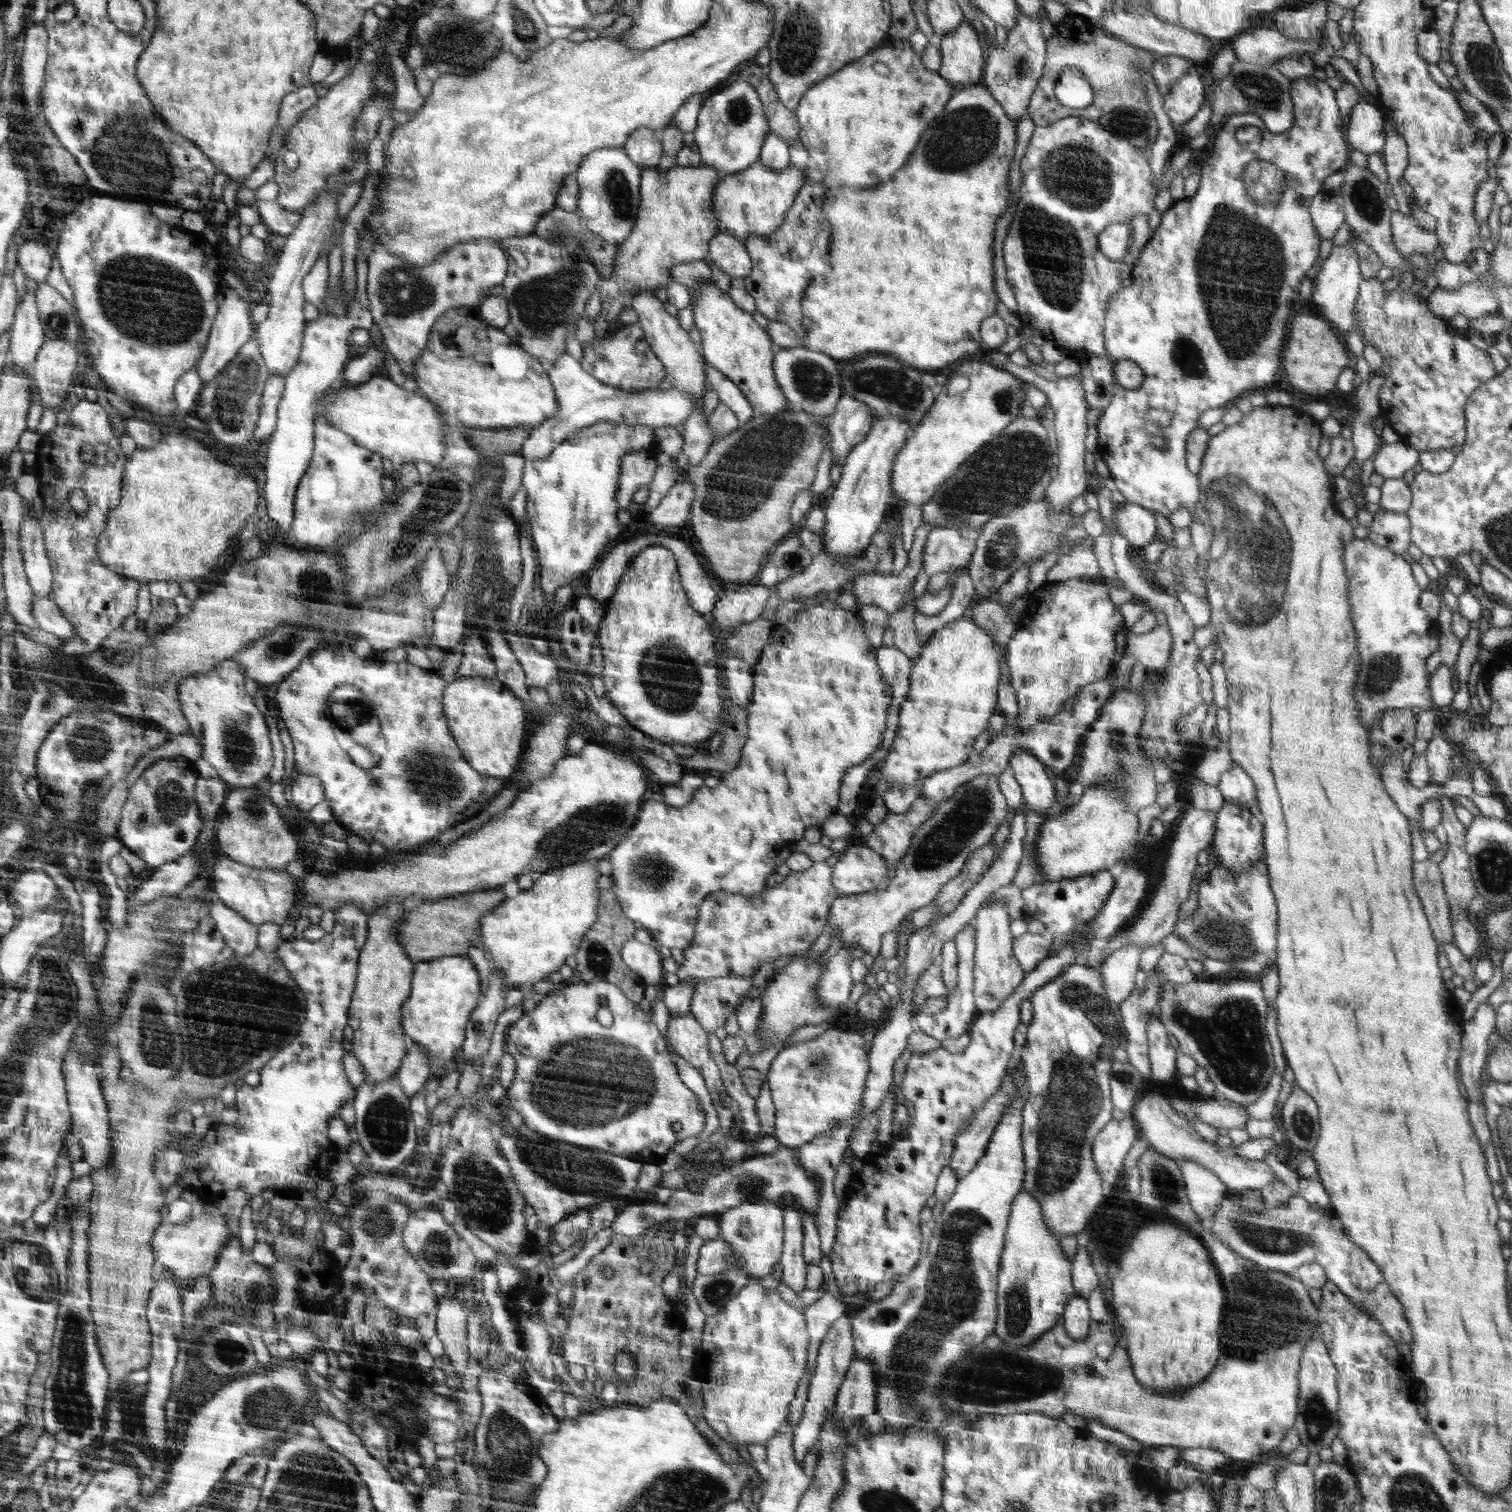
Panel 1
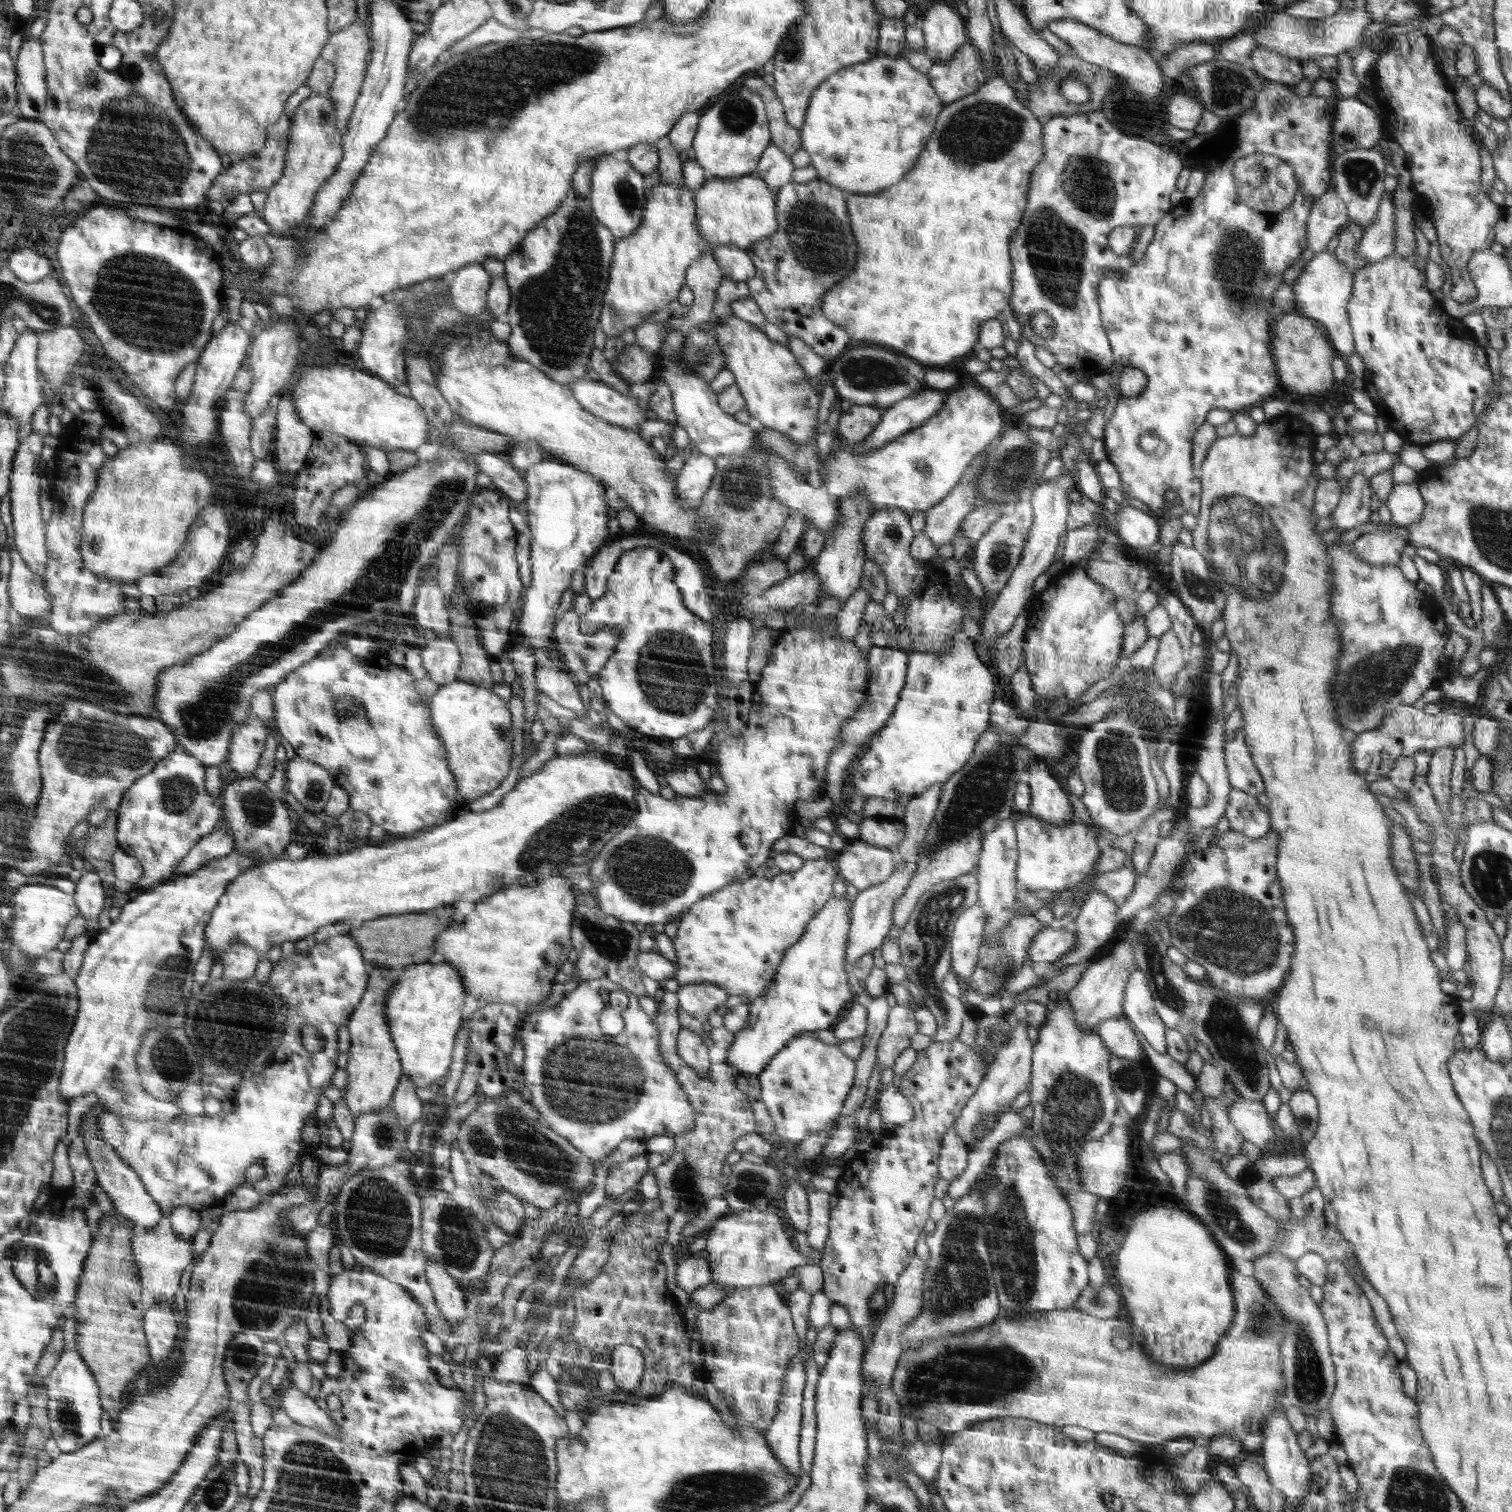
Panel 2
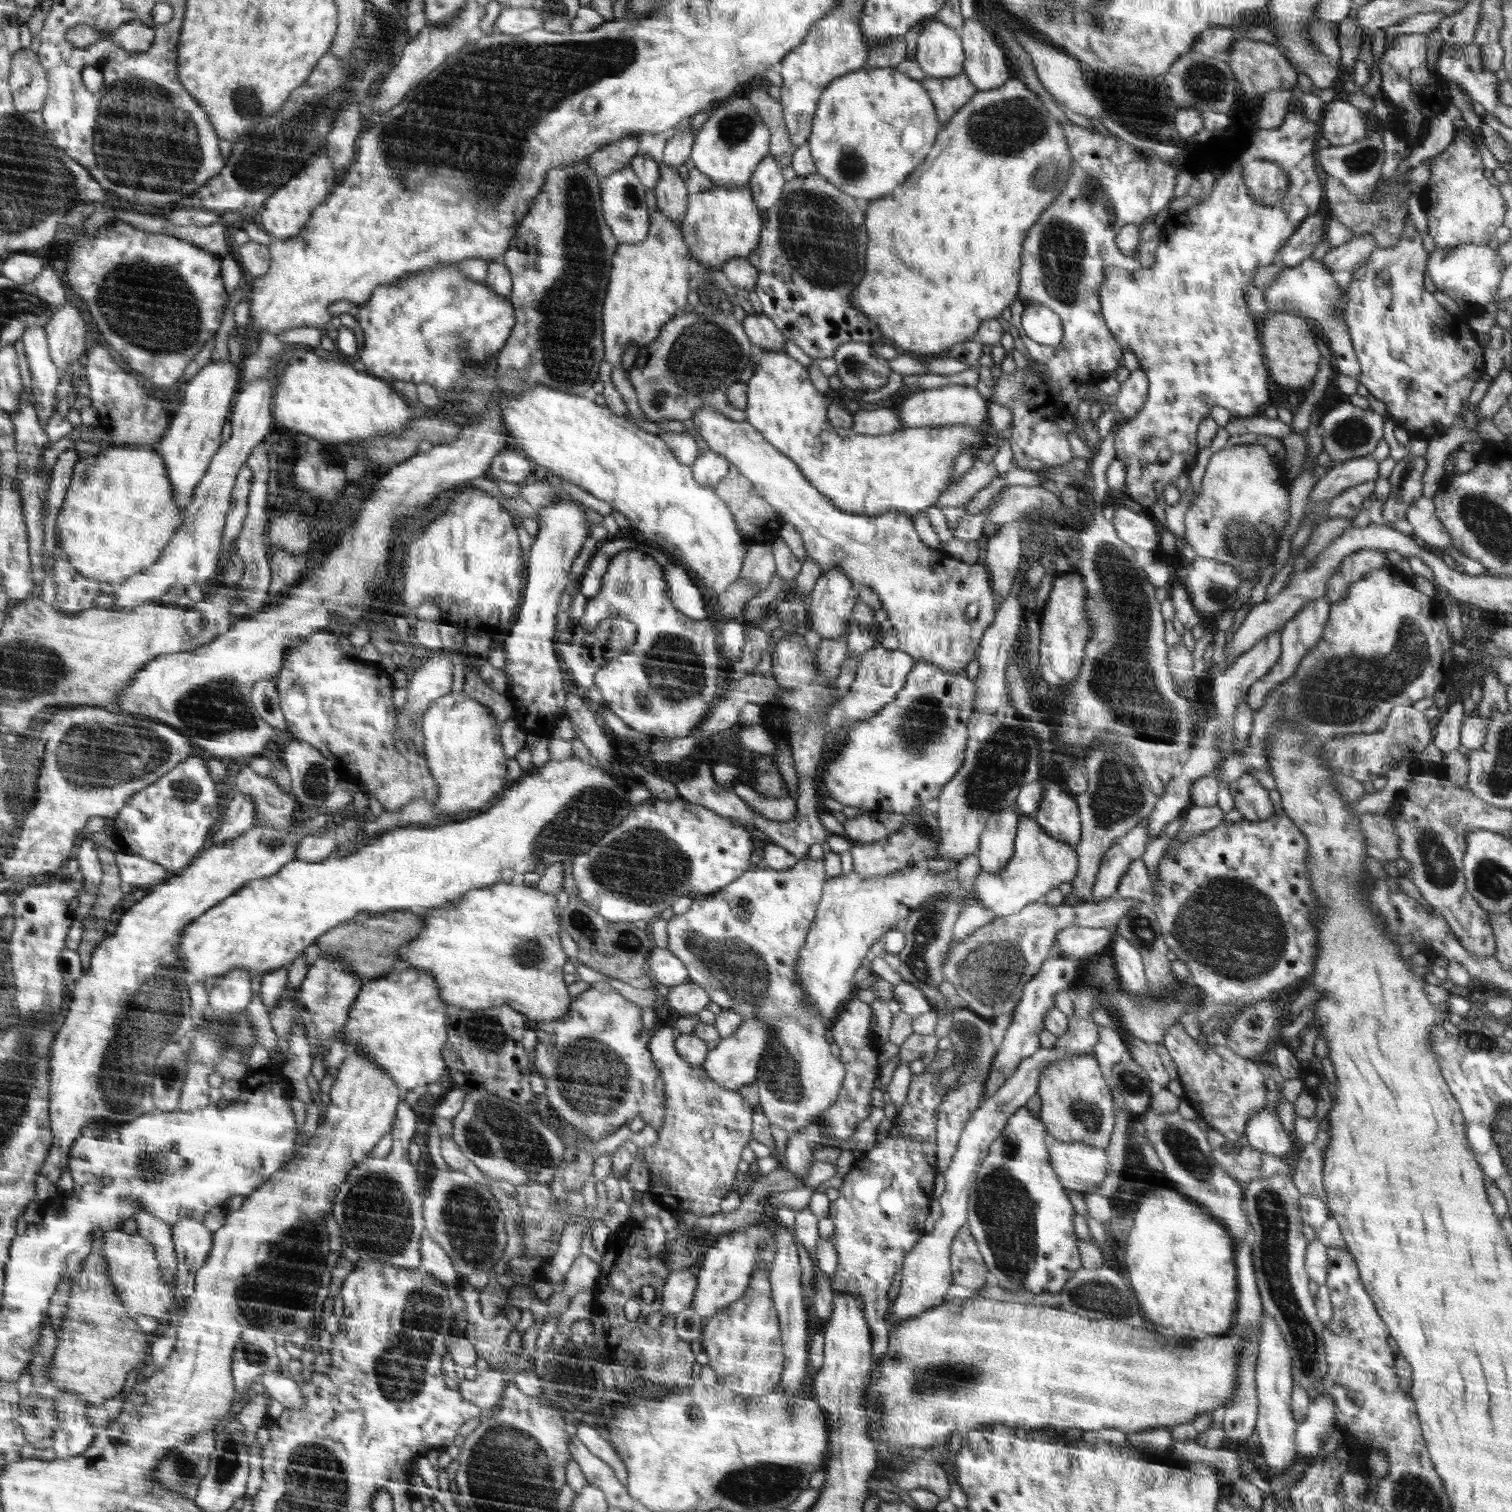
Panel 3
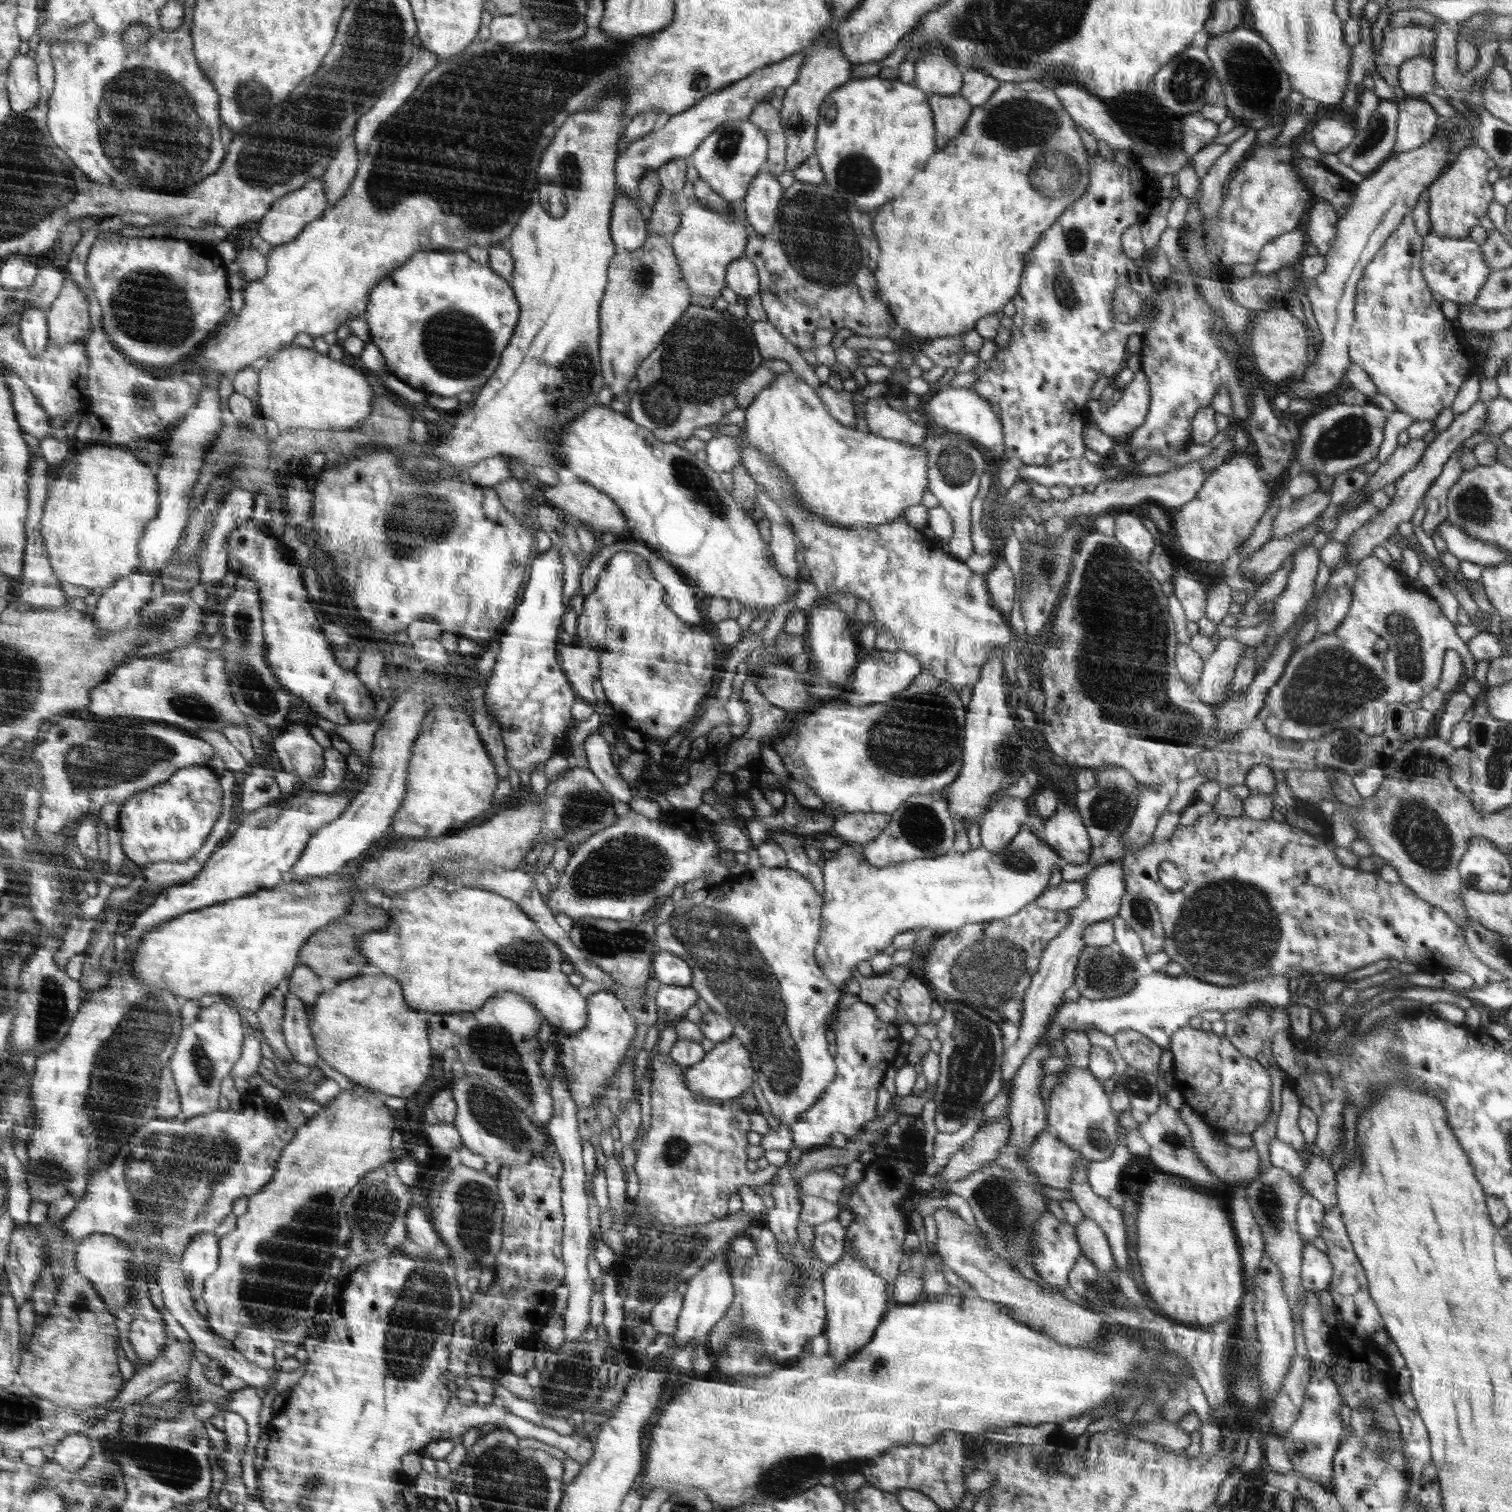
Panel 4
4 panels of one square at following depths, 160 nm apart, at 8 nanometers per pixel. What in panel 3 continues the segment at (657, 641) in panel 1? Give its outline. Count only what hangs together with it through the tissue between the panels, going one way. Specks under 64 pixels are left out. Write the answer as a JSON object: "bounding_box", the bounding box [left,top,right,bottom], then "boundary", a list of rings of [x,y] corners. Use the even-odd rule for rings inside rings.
{"bounding_box":[578,549,718,740],"boundary":[[[638,549],[621,551],[611,561],[603,576],[603,586],[599,594],[587,599],[584,614],[578,620],[584,631],[594,632],[603,620],[612,617],[626,617],[636,625],[635,643],[620,656],[605,664],[594,677],[594,684],[602,698],[620,720],[628,726],[649,734],[655,740],[682,739],[691,734],[690,730],[708,714],[714,694],[716,694],[716,674],[718,674],[718,648],[716,632],[707,620],[694,620],[681,613],[674,605],[667,585],[666,573],[659,562],[641,553]]]}

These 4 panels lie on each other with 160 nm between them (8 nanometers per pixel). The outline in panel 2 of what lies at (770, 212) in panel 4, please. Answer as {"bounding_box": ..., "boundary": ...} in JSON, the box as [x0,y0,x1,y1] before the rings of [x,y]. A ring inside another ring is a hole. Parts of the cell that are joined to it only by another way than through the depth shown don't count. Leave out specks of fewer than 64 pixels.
{"bounding_box":[754,145,795,193],"boundary":[[[771,145],[760,157],[758,169],[754,171],[768,185],[773,193],[789,183],[795,166],[790,157],[777,146]]]}

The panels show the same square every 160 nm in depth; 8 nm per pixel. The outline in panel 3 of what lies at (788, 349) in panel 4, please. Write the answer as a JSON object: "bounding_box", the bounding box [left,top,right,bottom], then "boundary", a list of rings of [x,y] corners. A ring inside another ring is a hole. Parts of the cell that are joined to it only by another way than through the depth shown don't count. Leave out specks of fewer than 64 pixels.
{"bounding_box":[741,313,787,354],"boundary":[[[763,313],[748,314],[741,322],[743,330],[754,348],[766,352],[787,354],[786,338]]]}

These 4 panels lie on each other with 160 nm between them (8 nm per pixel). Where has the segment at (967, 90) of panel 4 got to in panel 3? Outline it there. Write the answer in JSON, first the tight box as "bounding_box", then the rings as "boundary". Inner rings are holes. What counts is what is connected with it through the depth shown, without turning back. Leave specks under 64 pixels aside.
{"bounding_box":[959,15,1013,91],"boundary":[[[976,15],[963,22],[959,35],[965,54],[964,74],[978,91],[1001,87],[1012,78],[1013,73],[1003,48],[992,40],[984,23]]]}

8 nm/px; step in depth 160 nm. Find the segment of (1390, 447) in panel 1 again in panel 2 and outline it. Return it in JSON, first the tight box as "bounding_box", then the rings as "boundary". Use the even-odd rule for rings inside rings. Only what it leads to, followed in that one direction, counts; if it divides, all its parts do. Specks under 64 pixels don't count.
{"bounding_box":[1335,449,1400,483],"boundary":[[[1380,449],[1378,452],[1369,454],[1353,454],[1350,459],[1340,463],[1335,478],[1344,483],[1356,472],[1370,479],[1375,474],[1391,470],[1393,466],[1400,463],[1400,452],[1392,454],[1386,449]]]}

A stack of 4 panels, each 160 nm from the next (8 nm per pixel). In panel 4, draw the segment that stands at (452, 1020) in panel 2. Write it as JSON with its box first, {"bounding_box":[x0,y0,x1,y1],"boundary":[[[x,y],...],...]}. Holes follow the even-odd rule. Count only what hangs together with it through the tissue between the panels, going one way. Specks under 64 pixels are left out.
{"bounding_box":[305,971,432,1098],"boundary":[[[369,971],[350,979],[340,979],[334,988],[320,993],[314,1009],[306,1004],[305,1010],[319,1058],[347,1076],[353,1084],[369,1088],[375,1093],[382,1093],[384,1096],[407,1098],[410,1094],[418,1092],[418,1088],[428,1080],[432,1052],[427,1015],[418,1012],[407,1003],[403,987],[396,977]]]}

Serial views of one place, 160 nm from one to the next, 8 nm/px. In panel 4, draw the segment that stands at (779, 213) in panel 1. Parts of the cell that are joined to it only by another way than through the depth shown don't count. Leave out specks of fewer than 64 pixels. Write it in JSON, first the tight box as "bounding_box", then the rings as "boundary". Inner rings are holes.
{"bounding_box":[671,199,750,308],"boundary":[[[695,199],[684,202],[680,226],[671,235],[671,245],[679,259],[684,284],[691,290],[695,305],[710,308],[715,299],[722,295],[728,267],[746,254],[747,240],[750,238],[747,229],[747,218],[739,217],[735,213],[727,215],[710,210]]]}

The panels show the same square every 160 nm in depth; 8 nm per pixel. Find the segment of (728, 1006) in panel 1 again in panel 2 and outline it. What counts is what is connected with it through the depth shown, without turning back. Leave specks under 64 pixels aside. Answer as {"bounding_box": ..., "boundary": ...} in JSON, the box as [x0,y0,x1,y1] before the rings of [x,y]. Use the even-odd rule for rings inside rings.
{"bounding_box":[677,983,729,1020],"boundary":[[[712,983],[687,984],[677,990],[679,1008],[694,1016],[698,1020],[709,1020],[709,1015],[714,1013],[718,1006],[724,1005],[729,997],[728,991]]]}

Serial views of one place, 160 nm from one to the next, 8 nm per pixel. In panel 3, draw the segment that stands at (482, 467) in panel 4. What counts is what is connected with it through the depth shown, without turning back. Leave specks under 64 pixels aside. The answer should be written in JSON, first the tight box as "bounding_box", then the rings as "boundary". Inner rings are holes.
{"bounding_box":[488,448,531,483],"boundary":[[[518,448],[500,452],[488,471],[488,480],[497,478],[506,482],[519,483],[531,478],[531,460]]]}

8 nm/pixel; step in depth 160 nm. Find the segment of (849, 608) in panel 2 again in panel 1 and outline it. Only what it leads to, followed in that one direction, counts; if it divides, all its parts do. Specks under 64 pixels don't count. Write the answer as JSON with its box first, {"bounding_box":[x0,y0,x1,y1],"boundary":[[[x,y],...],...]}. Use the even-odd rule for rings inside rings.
{"bounding_box":[847,523,936,613],"boundary":[[[924,523],[915,530],[912,548],[908,552],[910,560],[903,570],[899,573],[891,572],[886,576],[874,572],[861,572],[848,586],[847,590],[858,598],[857,610],[864,605],[879,606],[889,613],[901,608],[904,595],[909,590],[909,586],[914,583],[922,567],[922,551],[928,533],[936,529],[936,526]]]}

